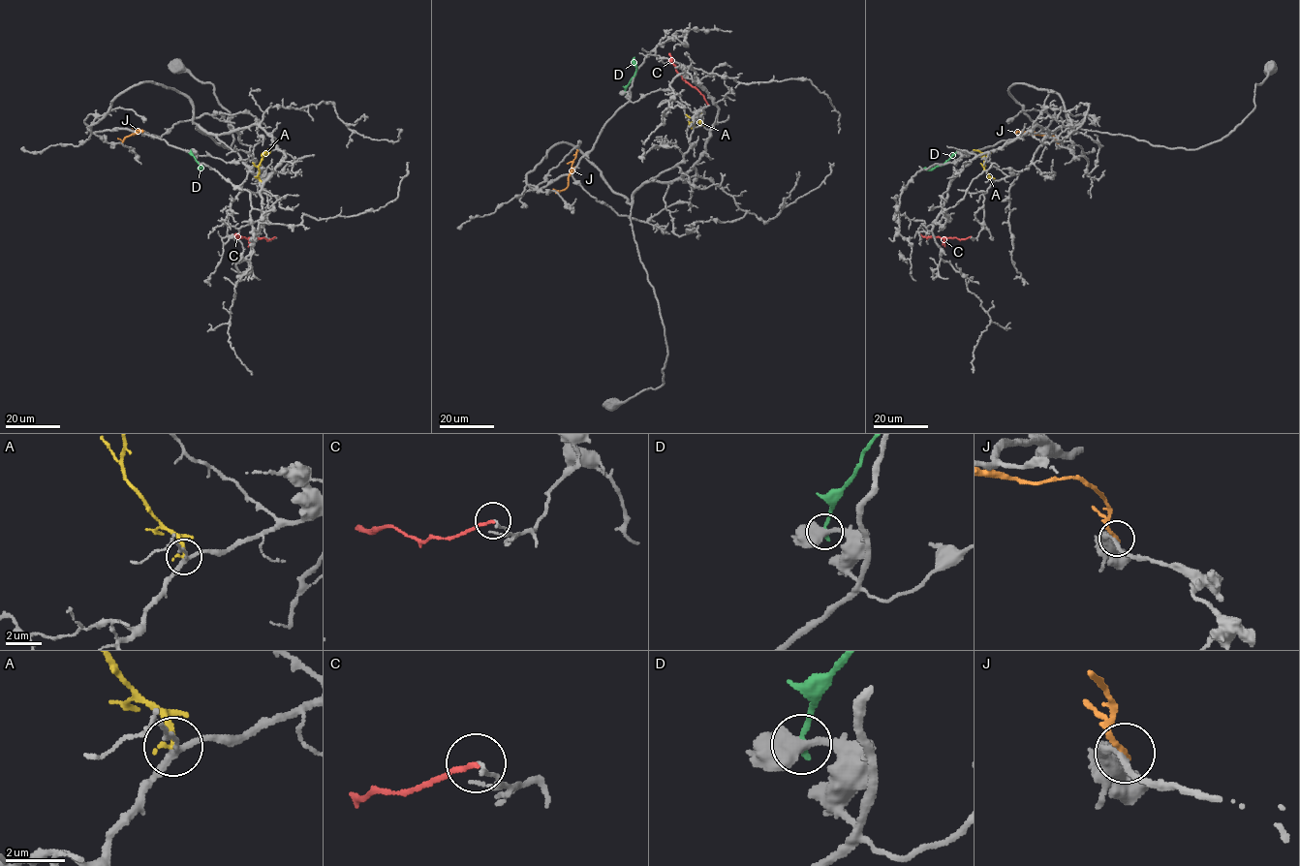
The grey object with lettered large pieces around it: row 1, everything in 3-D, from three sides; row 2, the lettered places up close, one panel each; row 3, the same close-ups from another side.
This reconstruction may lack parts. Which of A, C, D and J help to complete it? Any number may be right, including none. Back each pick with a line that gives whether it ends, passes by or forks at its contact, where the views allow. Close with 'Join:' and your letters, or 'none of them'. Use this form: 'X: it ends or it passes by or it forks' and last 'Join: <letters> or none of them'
Join: none of them

